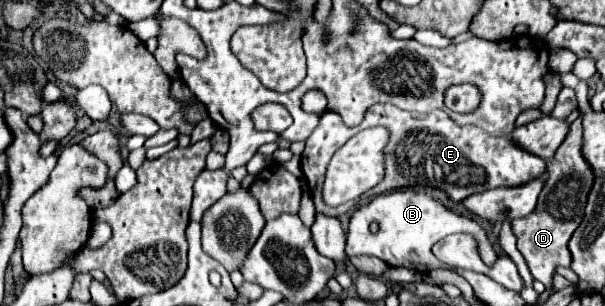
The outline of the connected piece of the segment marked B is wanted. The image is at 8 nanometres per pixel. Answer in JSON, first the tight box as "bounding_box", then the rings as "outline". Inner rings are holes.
{"bounding_box":[346,190,496,272],"outline":[[[394,190],[390,194],[376,196],[374,200],[360,206],[352,214],[350,226],[348,226],[348,244],[346,244],[346,248],[348,248],[350,256],[376,256],[392,268],[406,266],[406,268],[414,268],[418,272],[428,272],[428,268],[430,270],[444,268],[444,264],[438,262],[438,258],[432,254],[432,246],[438,240],[442,240],[444,236],[454,234],[454,232],[466,232],[470,236],[474,236],[484,262],[486,264],[494,262],[496,252],[492,250],[492,244],[490,244],[484,228],[476,220],[468,220],[464,216],[454,214],[452,210],[444,208],[440,202],[436,202],[428,194]],[[374,222],[378,224],[378,232],[372,234],[370,226]]]}

